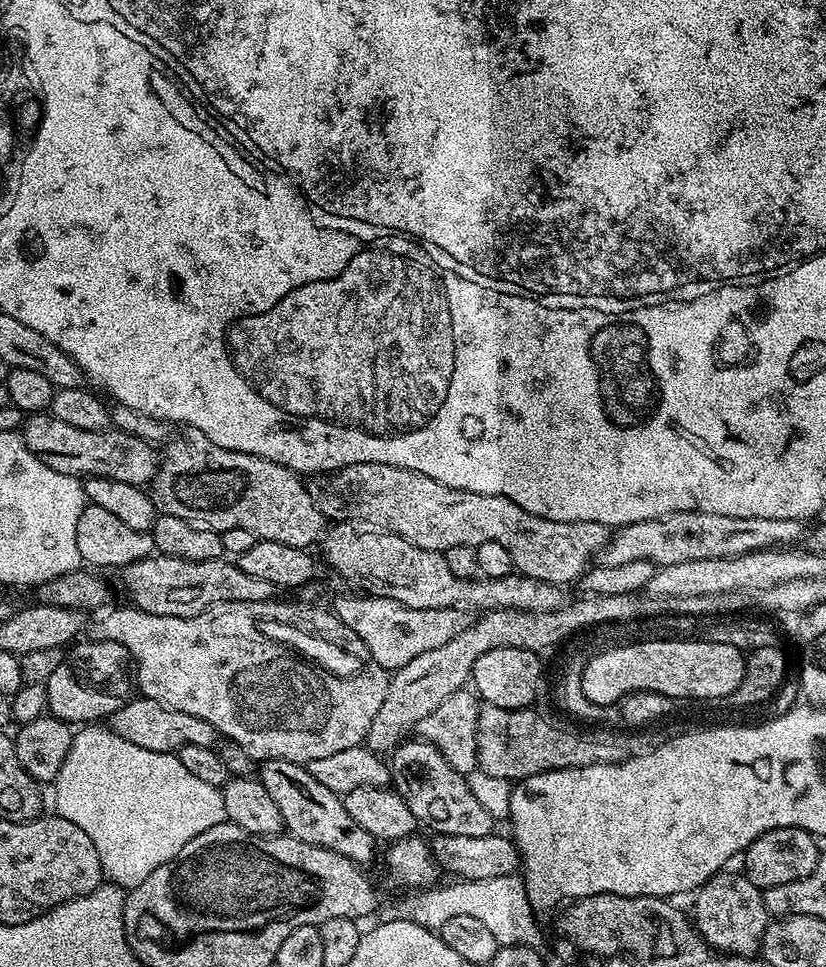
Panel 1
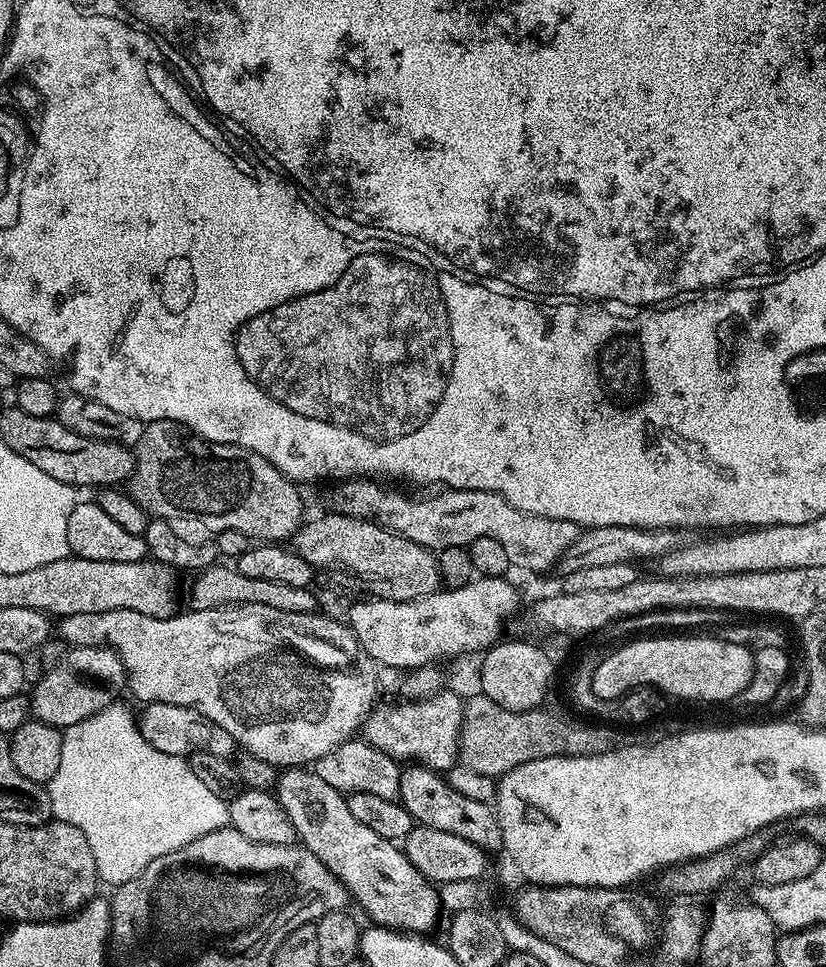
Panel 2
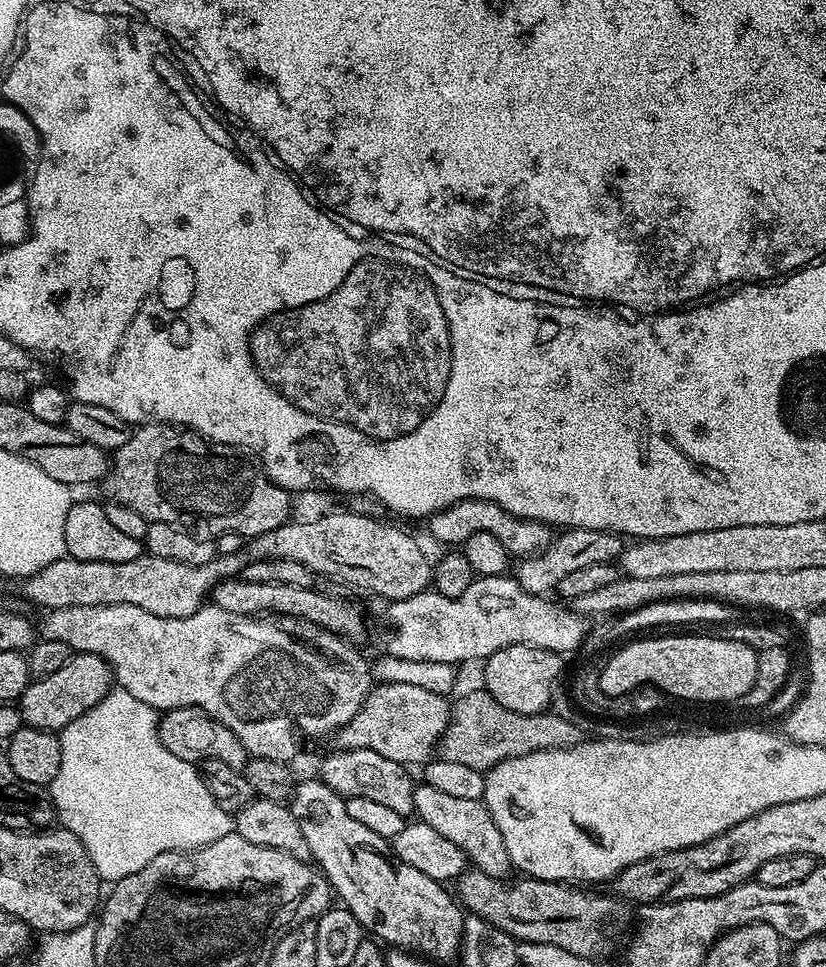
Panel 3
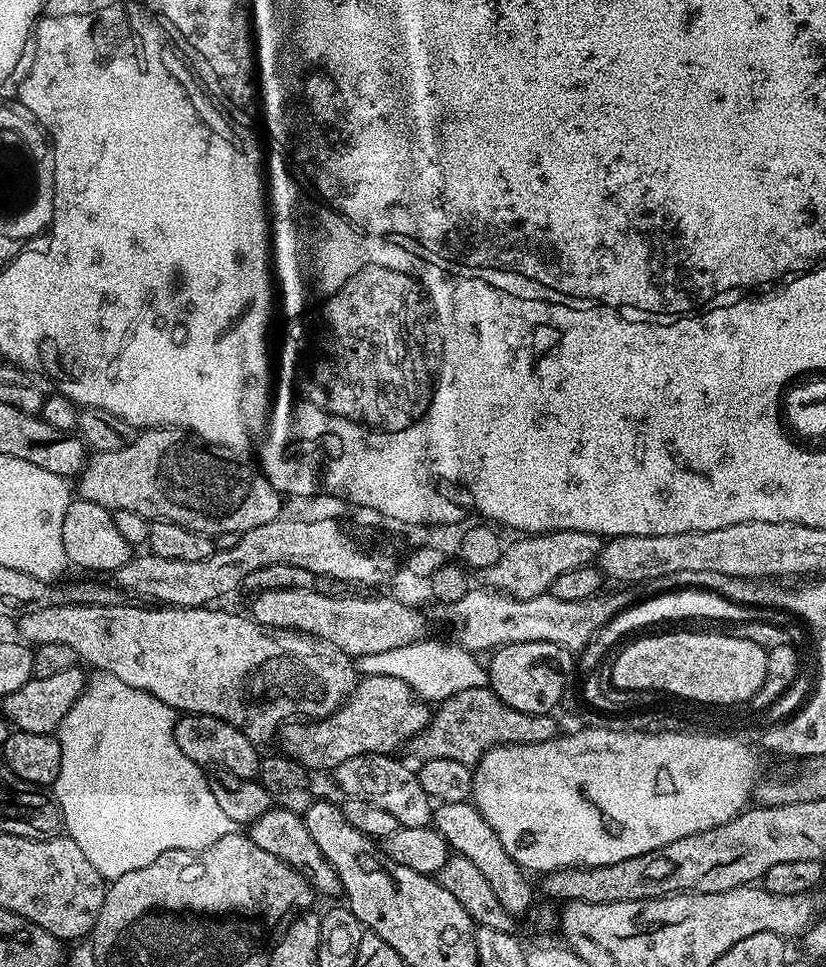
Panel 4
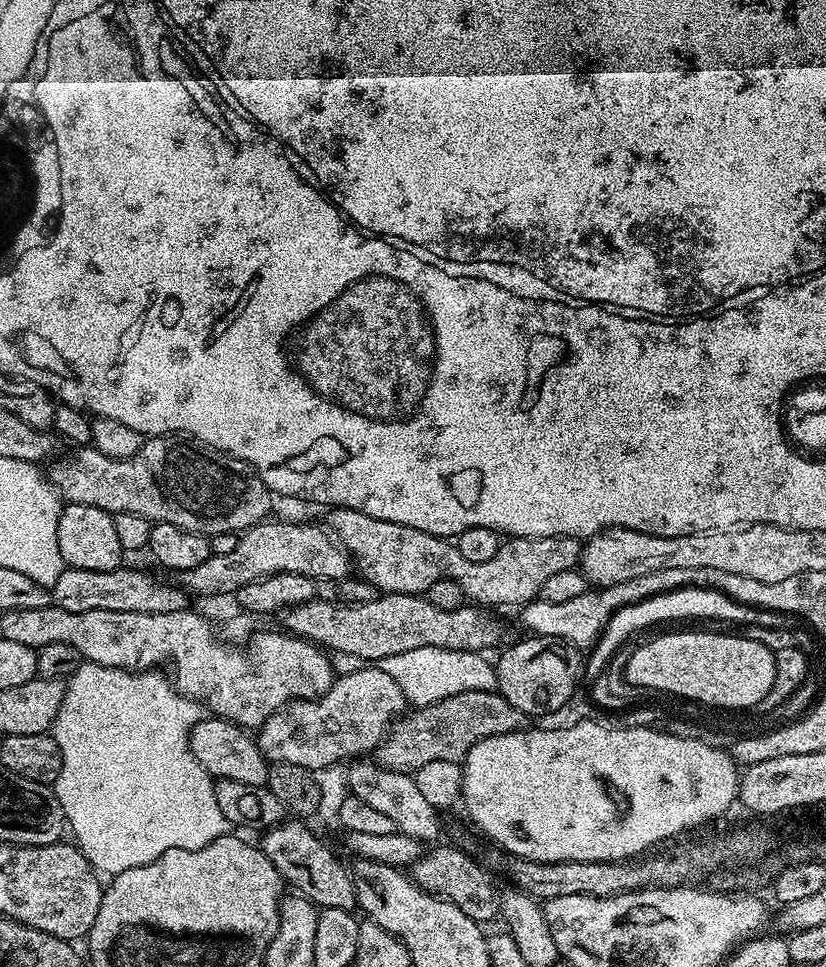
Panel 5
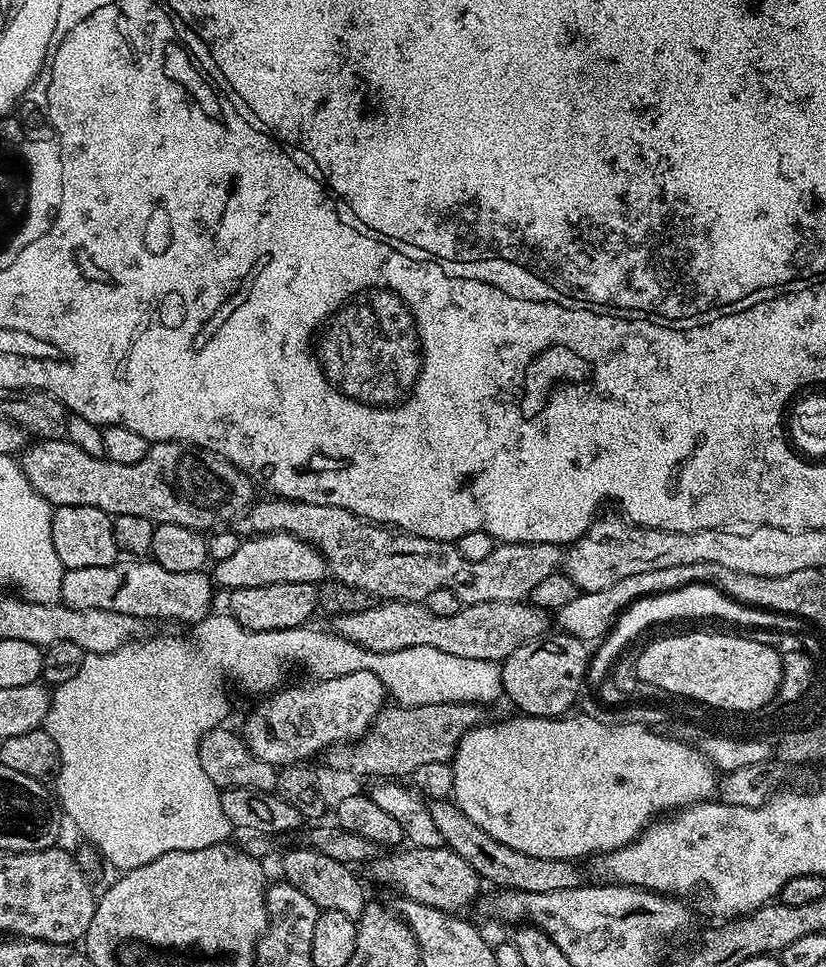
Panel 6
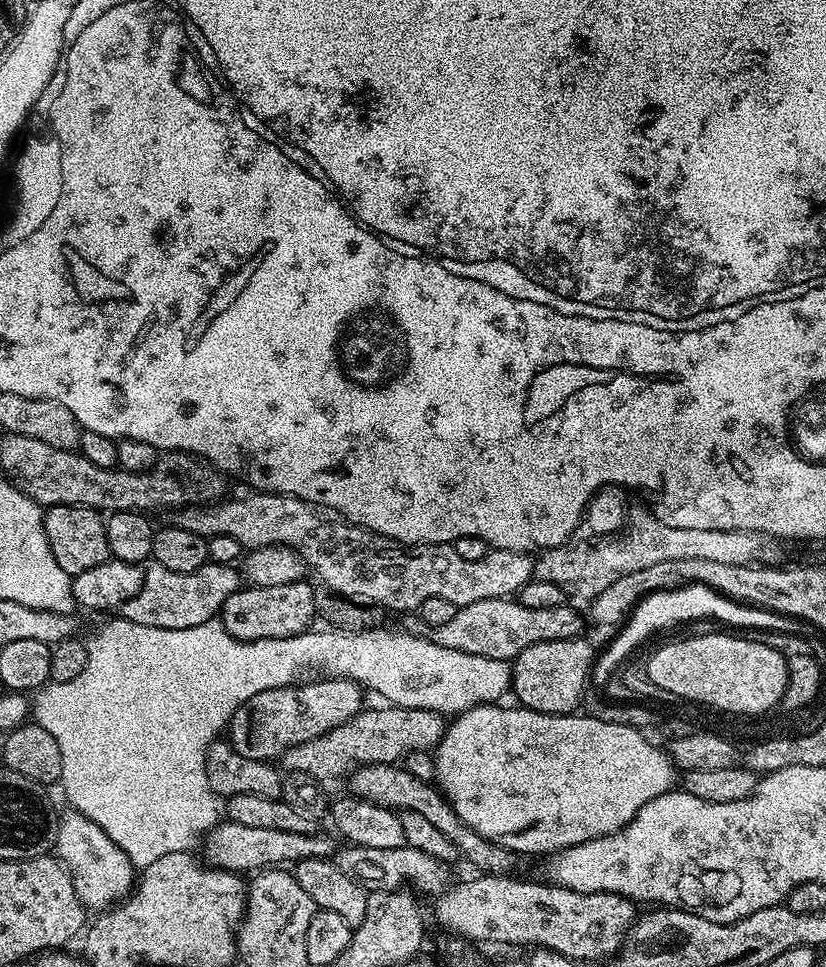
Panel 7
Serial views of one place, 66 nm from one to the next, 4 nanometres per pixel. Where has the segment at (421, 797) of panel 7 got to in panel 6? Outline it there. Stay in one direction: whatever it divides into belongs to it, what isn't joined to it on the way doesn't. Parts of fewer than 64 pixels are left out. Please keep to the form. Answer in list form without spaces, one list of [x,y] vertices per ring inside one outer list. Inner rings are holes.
[[[429,799],[427,801],[430,818],[434,818],[434,826],[438,830],[441,841],[454,850],[461,858],[466,858],[470,866],[479,874],[485,885],[497,884],[495,887],[509,892],[529,892],[530,894],[551,894],[554,890],[570,890],[582,882],[580,864],[574,860],[558,858],[534,858],[534,854],[522,854],[522,850],[514,850],[514,846],[506,846],[506,842],[498,842],[498,838],[490,838],[478,822],[466,818],[455,800]]]

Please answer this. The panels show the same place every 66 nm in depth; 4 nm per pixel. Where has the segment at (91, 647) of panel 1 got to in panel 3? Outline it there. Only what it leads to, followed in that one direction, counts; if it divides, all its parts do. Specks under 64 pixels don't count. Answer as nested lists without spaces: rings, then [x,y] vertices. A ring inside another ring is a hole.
[[[77,652],[66,662],[66,666],[62,666],[62,670],[54,670],[54,674],[50,674],[41,680],[33,679],[27,690],[20,695],[18,707],[27,727],[59,733],[61,728],[65,728],[70,722],[74,722],[79,716],[86,714],[86,710],[98,706],[98,702],[102,702],[102,698],[106,698],[106,694],[112,691],[113,687],[114,673],[112,667],[103,658],[94,654]]]

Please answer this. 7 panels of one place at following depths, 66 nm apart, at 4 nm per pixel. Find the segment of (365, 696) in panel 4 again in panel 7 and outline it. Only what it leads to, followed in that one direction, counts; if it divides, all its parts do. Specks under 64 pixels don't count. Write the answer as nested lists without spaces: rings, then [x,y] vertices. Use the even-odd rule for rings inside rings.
[[[343,678],[317,680],[320,680],[317,684],[300,682],[295,686],[262,690],[262,694],[254,694],[254,698],[250,698],[245,707],[232,715],[226,729],[228,743],[245,758],[272,762],[290,750],[290,746],[310,742],[310,738],[318,738],[326,734],[326,730],[342,726],[362,711],[365,693],[356,681]]]

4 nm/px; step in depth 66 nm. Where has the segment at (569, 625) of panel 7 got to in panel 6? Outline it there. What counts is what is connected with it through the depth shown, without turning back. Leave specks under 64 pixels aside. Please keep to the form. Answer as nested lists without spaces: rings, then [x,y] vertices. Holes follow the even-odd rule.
[[[386,600],[373,603],[366,610],[335,617],[330,628],[342,638],[371,652],[393,652],[410,646],[434,646],[434,650],[455,654],[457,658],[503,662],[507,656],[514,654],[514,650],[518,650],[518,646],[526,646],[549,635],[548,620],[550,624],[549,613],[519,600],[466,604],[460,607],[458,614],[450,614],[450,618],[438,618],[438,614],[430,614],[423,602]]]

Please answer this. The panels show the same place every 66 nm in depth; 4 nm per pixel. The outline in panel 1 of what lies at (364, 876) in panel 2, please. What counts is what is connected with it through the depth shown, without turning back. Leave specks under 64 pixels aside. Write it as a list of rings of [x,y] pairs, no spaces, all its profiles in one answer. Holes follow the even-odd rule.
[[[266,760],[259,765],[258,779],[270,798],[278,805],[278,814],[282,814],[284,828],[302,842],[310,842],[314,846],[322,846],[326,850],[334,850],[334,854],[342,854],[355,860],[361,866],[368,866],[378,848],[378,842],[350,814],[346,814],[343,799],[334,790],[326,790],[322,782],[318,782],[309,774],[307,767],[285,760]]]

